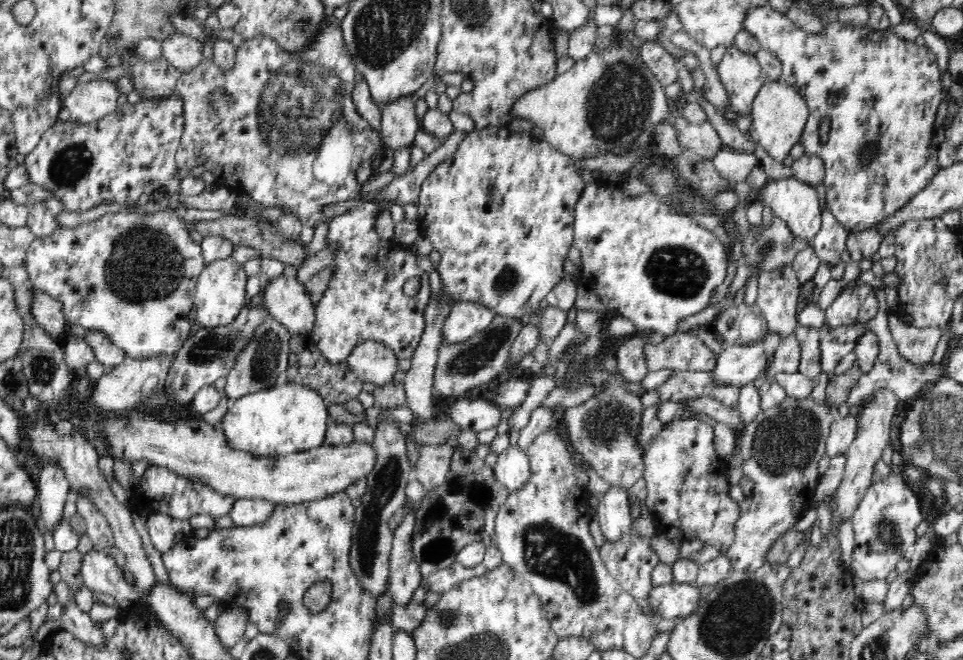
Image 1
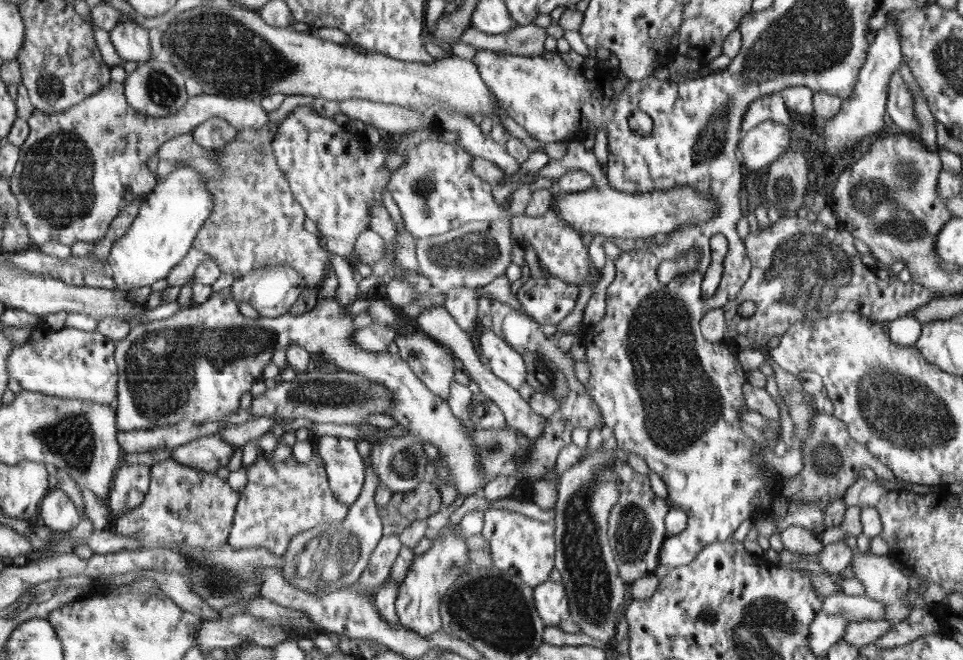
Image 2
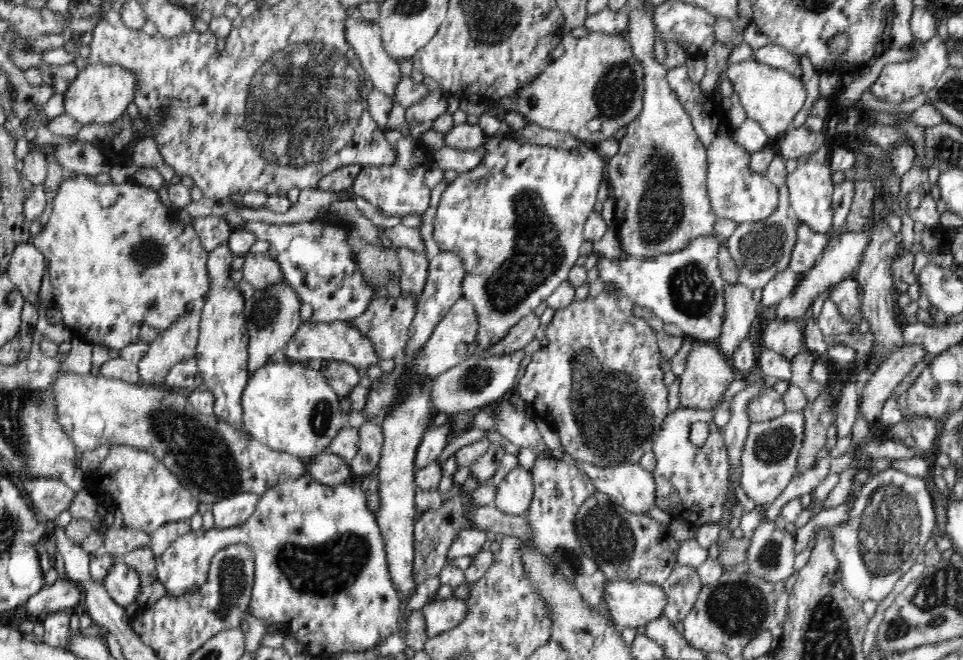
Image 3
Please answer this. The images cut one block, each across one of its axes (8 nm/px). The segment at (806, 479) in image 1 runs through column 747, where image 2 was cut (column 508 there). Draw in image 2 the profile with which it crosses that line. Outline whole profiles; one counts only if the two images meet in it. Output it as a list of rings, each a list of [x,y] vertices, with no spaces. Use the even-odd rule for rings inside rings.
[[[330,268],[329,272],[332,274],[332,276],[327,278],[327,284],[317,287],[318,303],[316,303],[315,307],[310,311],[297,316],[284,314],[278,317],[259,316],[256,319],[246,317],[240,313],[240,310],[238,309],[238,302],[234,300],[231,288],[224,288],[224,290],[220,290],[220,292],[213,292],[211,298],[202,304],[191,303],[190,306],[184,307],[180,312],[176,312],[176,314],[172,314],[172,316],[169,316],[168,318],[132,326],[130,334],[124,338],[124,341],[115,342],[115,364],[117,365],[118,369],[118,394],[115,412],[117,414],[118,421],[120,421],[122,424],[122,430],[132,432],[142,429],[165,427],[167,424],[171,425],[181,423],[182,421],[194,421],[196,423],[204,421],[226,421],[226,419],[230,418],[230,415],[234,414],[234,411],[238,410],[242,394],[244,394],[244,392],[248,392],[252,384],[261,378],[261,373],[263,372],[263,369],[272,361],[275,350],[286,351],[291,345],[299,345],[301,348],[304,348],[304,350],[306,350],[306,352],[312,356],[313,360],[317,361],[317,363],[323,361],[326,365],[328,365],[329,369],[336,371],[342,370],[342,372],[352,372],[352,374],[358,374],[358,376],[366,376],[370,382],[376,382],[376,384],[382,384],[382,386],[386,386],[386,388],[390,390],[390,396],[392,396],[392,407],[390,407],[390,411],[387,412],[387,415],[390,418],[394,418],[394,420],[398,422],[401,430],[414,431],[414,433],[418,433],[418,435],[424,439],[424,442],[436,445],[441,458],[447,462],[450,472],[453,473],[454,484],[452,484],[452,486],[456,486],[456,489],[458,489],[460,492],[457,507],[453,507],[452,518],[447,524],[447,527],[442,529],[440,531],[440,535],[432,540],[434,541],[434,544],[432,544],[432,548],[430,548],[428,552],[424,552],[424,554],[420,554],[420,556],[418,556],[418,554],[414,554],[414,562],[412,562],[412,566],[408,568],[406,580],[404,580],[404,582],[402,582],[402,584],[400,584],[399,588],[397,589],[395,607],[402,626],[404,626],[404,628],[408,628],[408,630],[412,630],[418,633],[420,638],[430,638],[434,632],[438,632],[438,630],[441,630],[442,628],[442,620],[440,618],[440,601],[442,601],[442,597],[444,597],[448,589],[454,586],[454,582],[462,577],[464,573],[468,573],[467,565],[471,562],[470,552],[468,552],[468,548],[466,548],[466,535],[462,534],[462,526],[458,523],[460,520],[460,513],[462,512],[465,497],[467,495],[474,495],[476,491],[482,490],[484,486],[488,484],[490,480],[496,478],[496,476],[508,476],[510,478],[516,476],[516,474],[518,474],[518,465],[520,465],[520,462],[524,460],[525,452],[530,453],[530,449],[532,449],[532,441],[534,440],[528,439],[522,432],[519,432],[516,428],[510,426],[510,424],[506,424],[502,430],[488,428],[486,430],[474,430],[472,434],[470,434],[470,432],[466,432],[466,426],[462,424],[462,420],[458,420],[458,416],[454,416],[453,410],[450,408],[448,402],[444,400],[442,396],[437,396],[436,393],[430,392],[430,389],[426,388],[426,384],[414,374],[413,368],[411,368],[406,360],[400,358],[398,355],[390,354],[388,351],[369,352],[368,350],[359,348],[359,346],[357,346],[357,344],[355,344],[353,341],[354,332],[357,331],[356,326],[354,326],[355,316],[352,315],[348,309],[346,309],[346,306],[336,302],[336,291],[339,287],[338,278],[334,275],[334,269]],[[483,510],[482,534],[490,544],[494,566],[520,577],[534,588],[545,583],[554,568],[554,528],[550,522],[538,522],[510,510]]]

